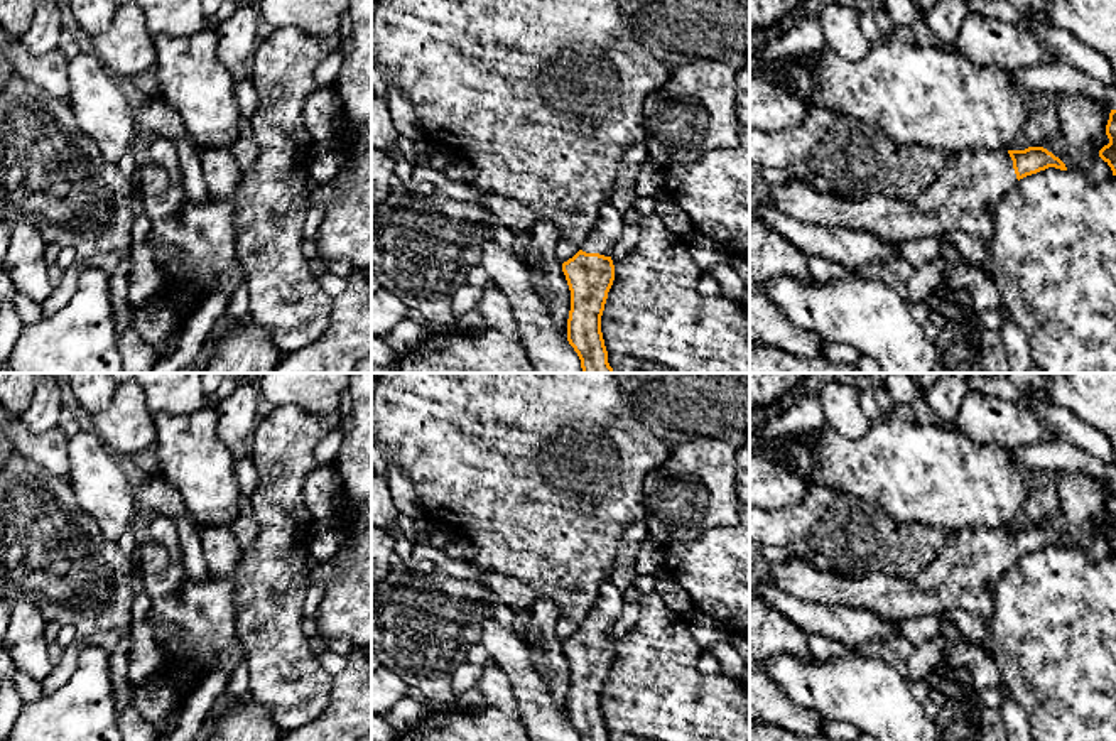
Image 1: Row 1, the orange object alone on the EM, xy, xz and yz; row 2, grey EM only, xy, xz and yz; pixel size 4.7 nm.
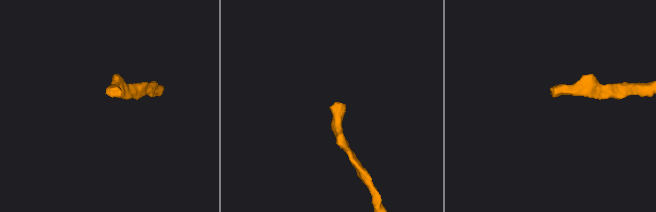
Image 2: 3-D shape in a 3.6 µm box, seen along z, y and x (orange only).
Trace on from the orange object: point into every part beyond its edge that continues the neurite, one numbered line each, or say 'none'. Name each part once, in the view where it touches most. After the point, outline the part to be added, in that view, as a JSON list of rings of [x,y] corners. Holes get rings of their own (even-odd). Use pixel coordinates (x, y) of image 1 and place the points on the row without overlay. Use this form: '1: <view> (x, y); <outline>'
1: xz (605, 611); [[[604,579],[599,586],[599,596],[593,604],[593,609],[582,621],[579,621],[579,628],[611,635],[613,623],[618,619],[623,604],[623,591],[620,591],[609,579]]]

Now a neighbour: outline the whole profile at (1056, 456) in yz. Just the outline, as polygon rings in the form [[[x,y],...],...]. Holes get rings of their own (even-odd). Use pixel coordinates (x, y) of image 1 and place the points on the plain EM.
[[[1035,442],[1011,449],[1011,459],[1032,471],[1079,471],[1094,478],[1104,478],[1116,488],[1116,462],[1104,464],[1096,456],[1065,442]]]

